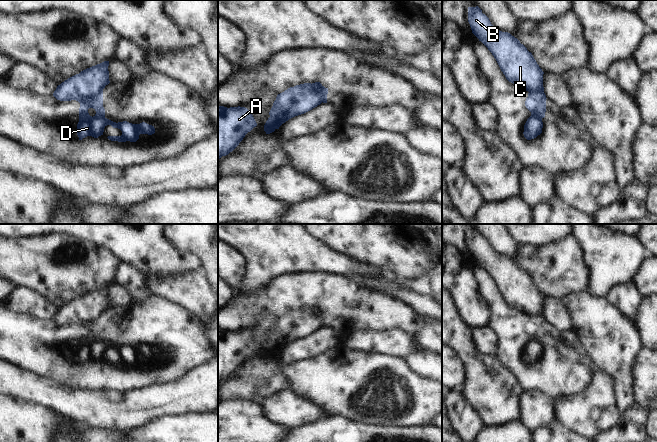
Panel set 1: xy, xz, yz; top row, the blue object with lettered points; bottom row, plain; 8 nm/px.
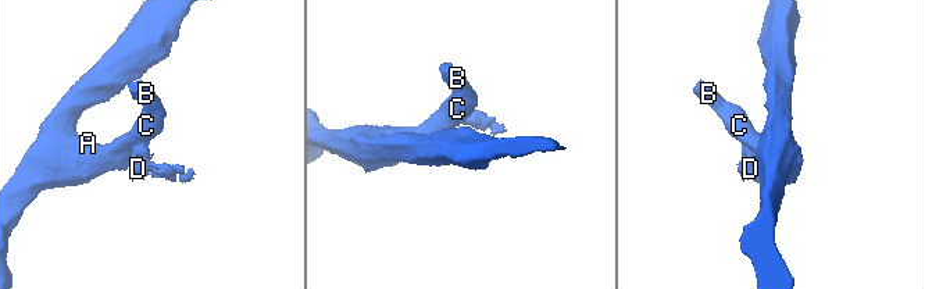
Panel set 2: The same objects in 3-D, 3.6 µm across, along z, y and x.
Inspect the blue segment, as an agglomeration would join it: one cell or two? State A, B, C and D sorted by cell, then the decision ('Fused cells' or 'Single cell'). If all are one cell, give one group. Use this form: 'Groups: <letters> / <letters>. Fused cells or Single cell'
Groups: A B C / D. Fused cells

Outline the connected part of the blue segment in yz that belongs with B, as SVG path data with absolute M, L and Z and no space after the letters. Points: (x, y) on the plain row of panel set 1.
M478 230L468 231L468 246L472 257L492 277L509 306L528 316L544 316L544 296L517 262L496 253Z

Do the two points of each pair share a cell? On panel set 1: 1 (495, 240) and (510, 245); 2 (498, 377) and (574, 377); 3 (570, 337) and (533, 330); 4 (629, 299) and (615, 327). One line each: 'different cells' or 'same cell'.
1: same cell
2: different cells
3: different cells
4: different cells

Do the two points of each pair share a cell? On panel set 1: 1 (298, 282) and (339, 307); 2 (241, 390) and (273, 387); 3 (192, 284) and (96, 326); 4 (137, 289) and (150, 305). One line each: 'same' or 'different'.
1: same
2: different
3: different
4: different

